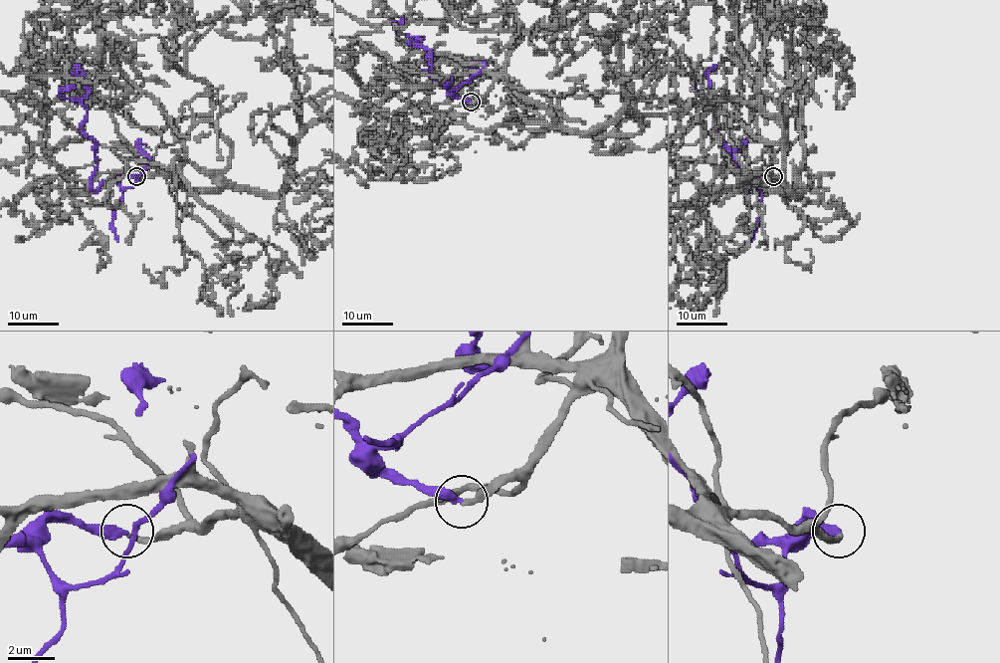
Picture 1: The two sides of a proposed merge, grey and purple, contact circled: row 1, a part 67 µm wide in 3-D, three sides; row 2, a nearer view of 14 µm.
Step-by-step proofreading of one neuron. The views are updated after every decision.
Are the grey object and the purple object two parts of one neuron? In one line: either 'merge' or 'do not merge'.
do not merge

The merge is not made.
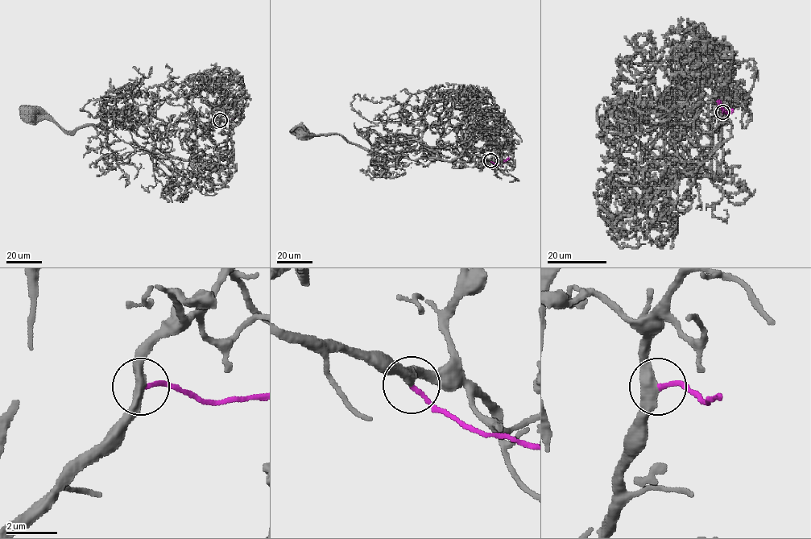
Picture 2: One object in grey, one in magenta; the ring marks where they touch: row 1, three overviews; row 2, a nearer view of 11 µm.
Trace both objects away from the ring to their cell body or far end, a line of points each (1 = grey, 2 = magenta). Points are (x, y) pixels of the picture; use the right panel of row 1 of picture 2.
1: (722, 112), (722, 174), (700, 175), (723, 124), (680, 130), (676, 99)
2: (722, 112), (730, 113), (721, 106), (719, 99)

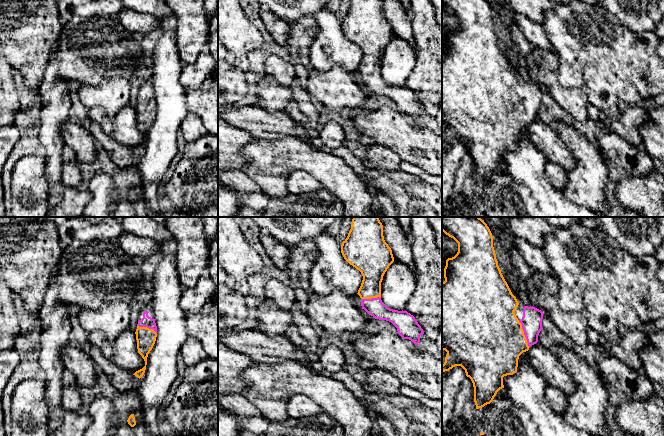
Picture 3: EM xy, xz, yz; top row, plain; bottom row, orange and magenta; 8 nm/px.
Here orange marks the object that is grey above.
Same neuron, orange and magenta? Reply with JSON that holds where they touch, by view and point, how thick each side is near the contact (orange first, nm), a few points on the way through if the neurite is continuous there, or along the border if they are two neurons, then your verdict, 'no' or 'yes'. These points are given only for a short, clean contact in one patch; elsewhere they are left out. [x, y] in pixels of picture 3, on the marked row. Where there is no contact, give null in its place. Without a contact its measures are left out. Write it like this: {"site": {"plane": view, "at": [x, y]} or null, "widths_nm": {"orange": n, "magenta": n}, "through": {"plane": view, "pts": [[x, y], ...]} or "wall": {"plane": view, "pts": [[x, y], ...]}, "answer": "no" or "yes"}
{"site": {"plane": "yz", "at": [523, 334]}, "widths_nm": {"orange": 500, "magenta": 160}, "through": {"plane": "yz", "pts": [[492, 337], [513, 337], [523, 334], [531, 324], [531, 321]]}, "answer": "yes"}

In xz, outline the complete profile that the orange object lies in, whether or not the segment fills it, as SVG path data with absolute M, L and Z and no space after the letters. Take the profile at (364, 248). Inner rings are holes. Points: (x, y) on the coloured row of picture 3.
M353 217L348 236L342 242L341 253L363 276L357 293L362 309L375 319L391 322L403 339L417 345L424 331L415 317L407 311L390 309L381 300L381 282L394 257L384 240L379 218Z

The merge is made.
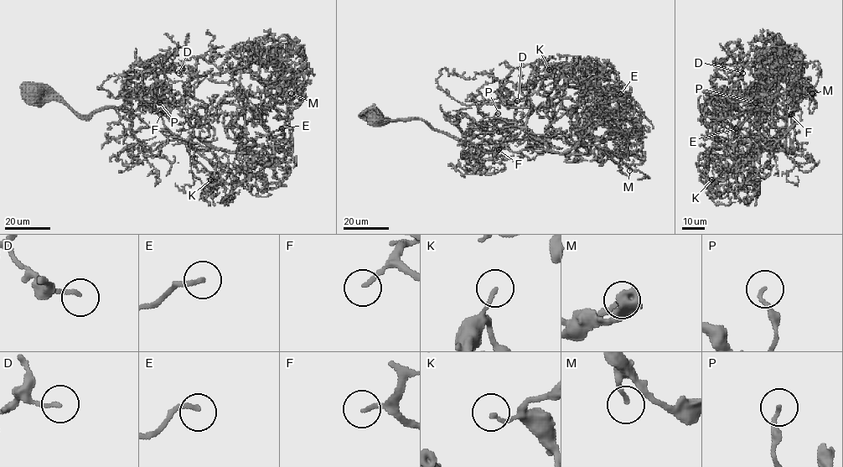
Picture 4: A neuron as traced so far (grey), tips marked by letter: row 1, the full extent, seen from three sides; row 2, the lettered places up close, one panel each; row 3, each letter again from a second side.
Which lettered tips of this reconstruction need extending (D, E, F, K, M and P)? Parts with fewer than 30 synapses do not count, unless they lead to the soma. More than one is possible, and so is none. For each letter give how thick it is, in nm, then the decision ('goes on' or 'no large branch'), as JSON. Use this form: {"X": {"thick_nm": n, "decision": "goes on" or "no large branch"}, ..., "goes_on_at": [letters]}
{"D": {"thick_nm": 140, "decision": "no large branch"}, "E": {"thick_nm": 190, "decision": "goes on"}, "F": {"thick_nm": 160, "decision": "goes on"}, "K": {"thick_nm": 140, "decision": "no large branch"}, "M": {"thick_nm": 170, "decision": "goes on"}, "P": {"thick_nm": 150, "decision": "no large branch"}, "goes_on_at": ["E", "F", "M"]}

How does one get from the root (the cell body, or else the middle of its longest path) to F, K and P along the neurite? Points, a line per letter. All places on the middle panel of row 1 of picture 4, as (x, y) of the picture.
F: (373, 116), (422, 120), (466, 141), (462, 149), (473, 153), (526, 129), (552, 153), (499, 149)
K: (373, 116), (422, 120), (466, 141), (463, 150), (487, 153), (515, 138), (536, 107), (560, 101), (549, 70)
P: (373, 116), (422, 120), (466, 141), (463, 150), (487, 153), (521, 129), (498, 113)

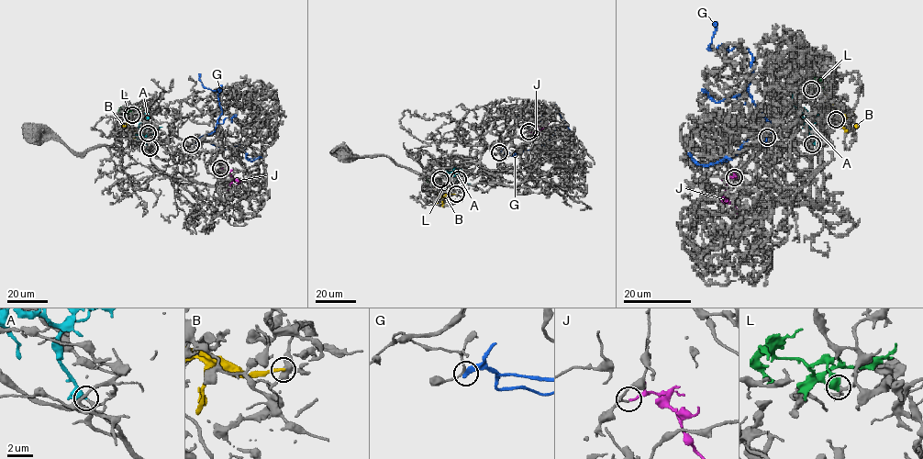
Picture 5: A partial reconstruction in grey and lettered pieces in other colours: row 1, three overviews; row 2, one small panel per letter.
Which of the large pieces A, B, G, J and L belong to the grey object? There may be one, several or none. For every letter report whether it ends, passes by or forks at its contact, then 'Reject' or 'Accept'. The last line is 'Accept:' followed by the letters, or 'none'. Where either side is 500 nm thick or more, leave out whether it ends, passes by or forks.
A: It ends there. Accept
B: Reject
G: It ends there. Reject
J: It ends there. Accept
L: Accept
Accept: A, J, L

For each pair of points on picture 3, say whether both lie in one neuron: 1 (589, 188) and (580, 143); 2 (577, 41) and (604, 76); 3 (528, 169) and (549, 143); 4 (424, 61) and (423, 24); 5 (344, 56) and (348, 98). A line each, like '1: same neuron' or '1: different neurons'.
1: same neuron
2: same neuron
3: different neurons
4: same neuron
5: different neurons

